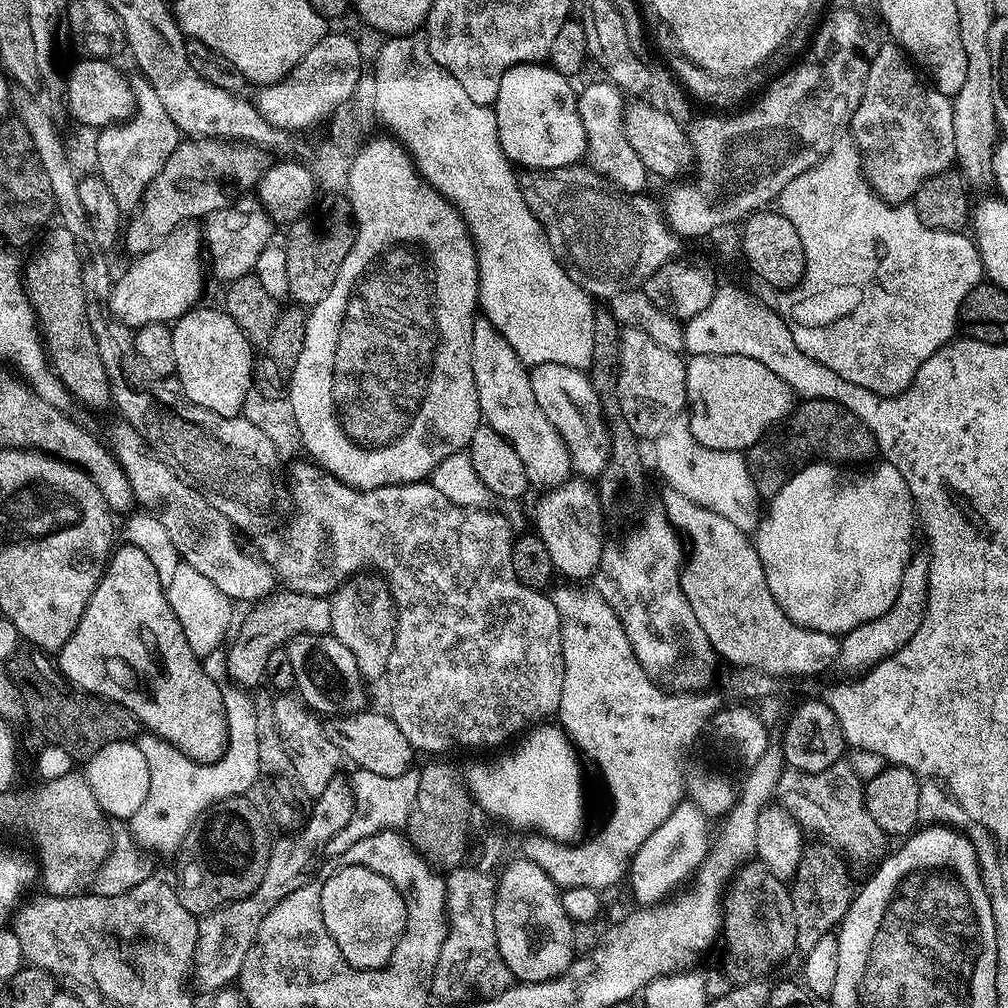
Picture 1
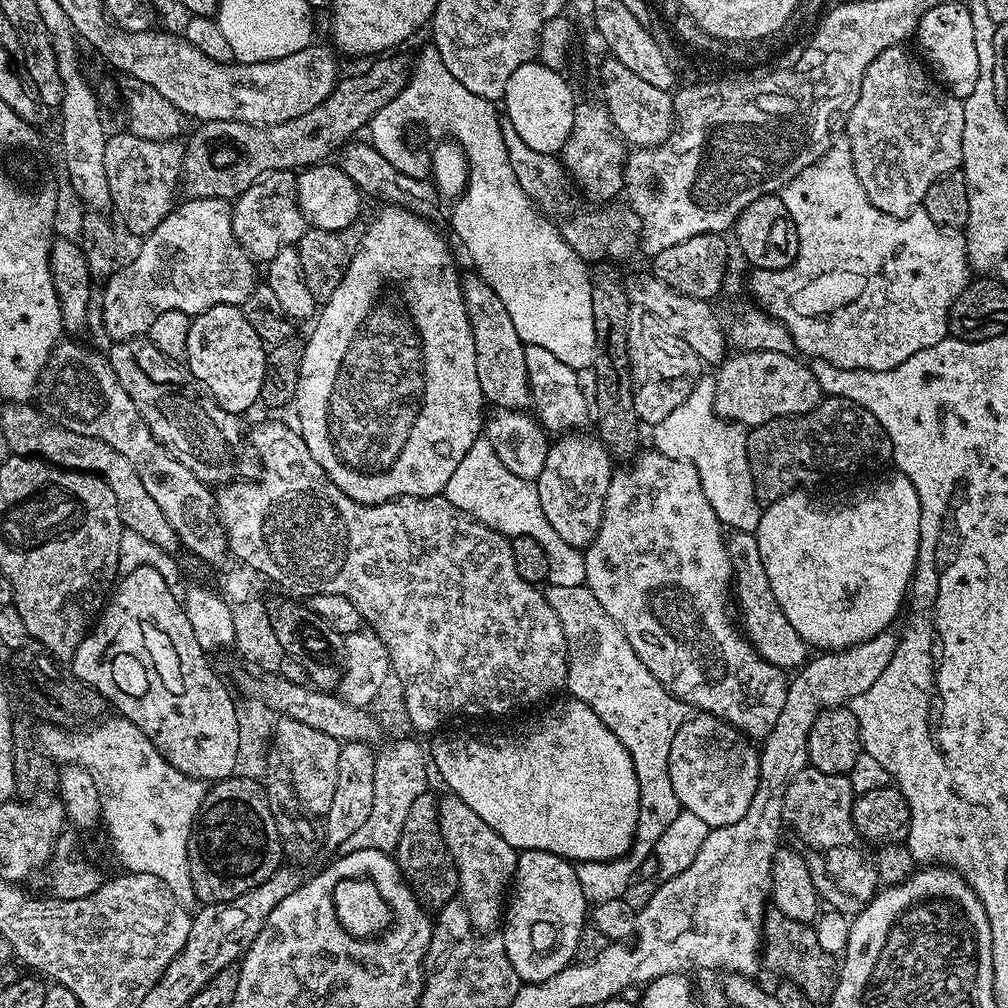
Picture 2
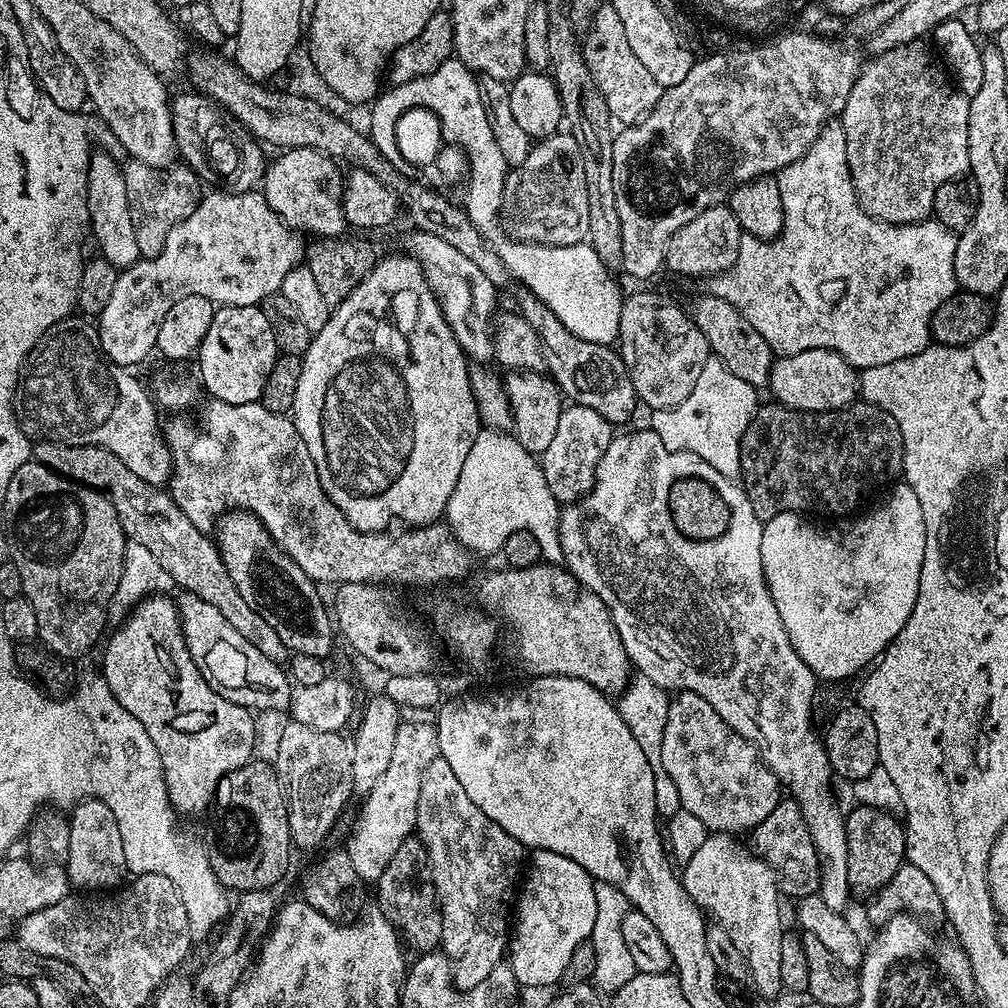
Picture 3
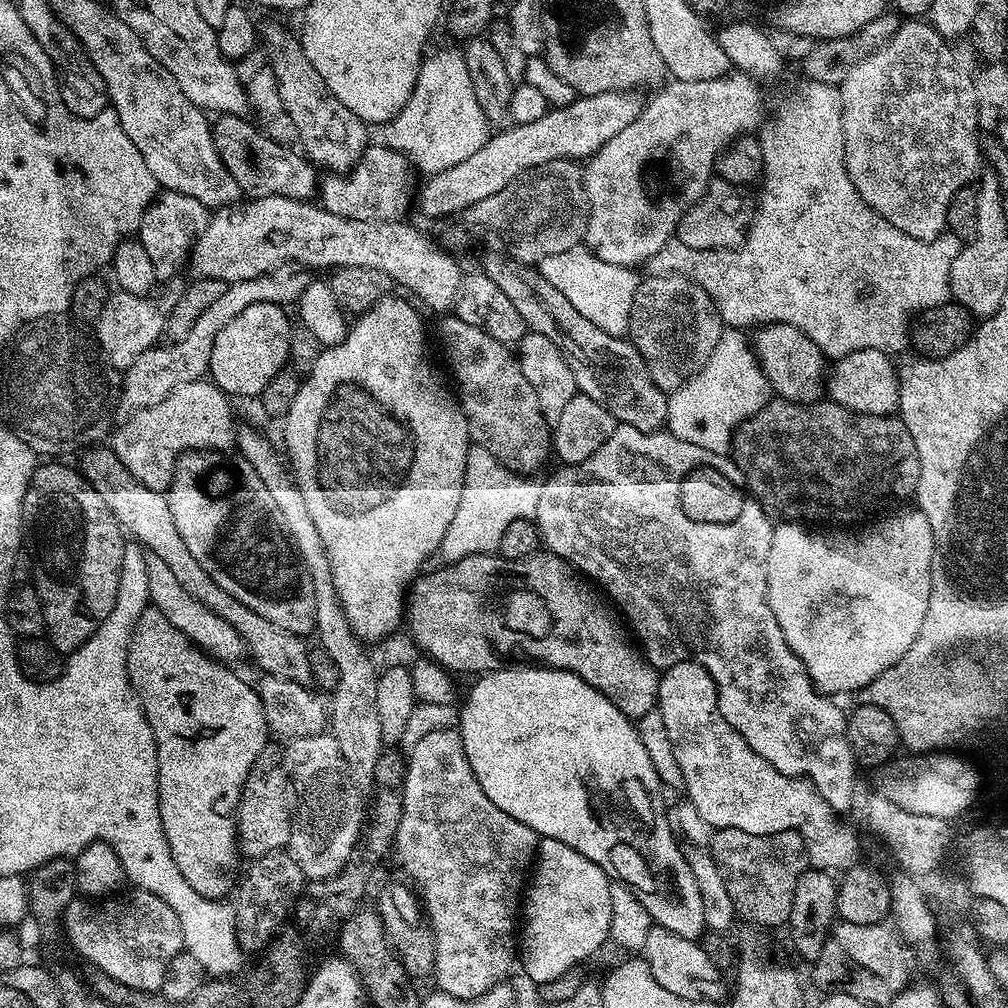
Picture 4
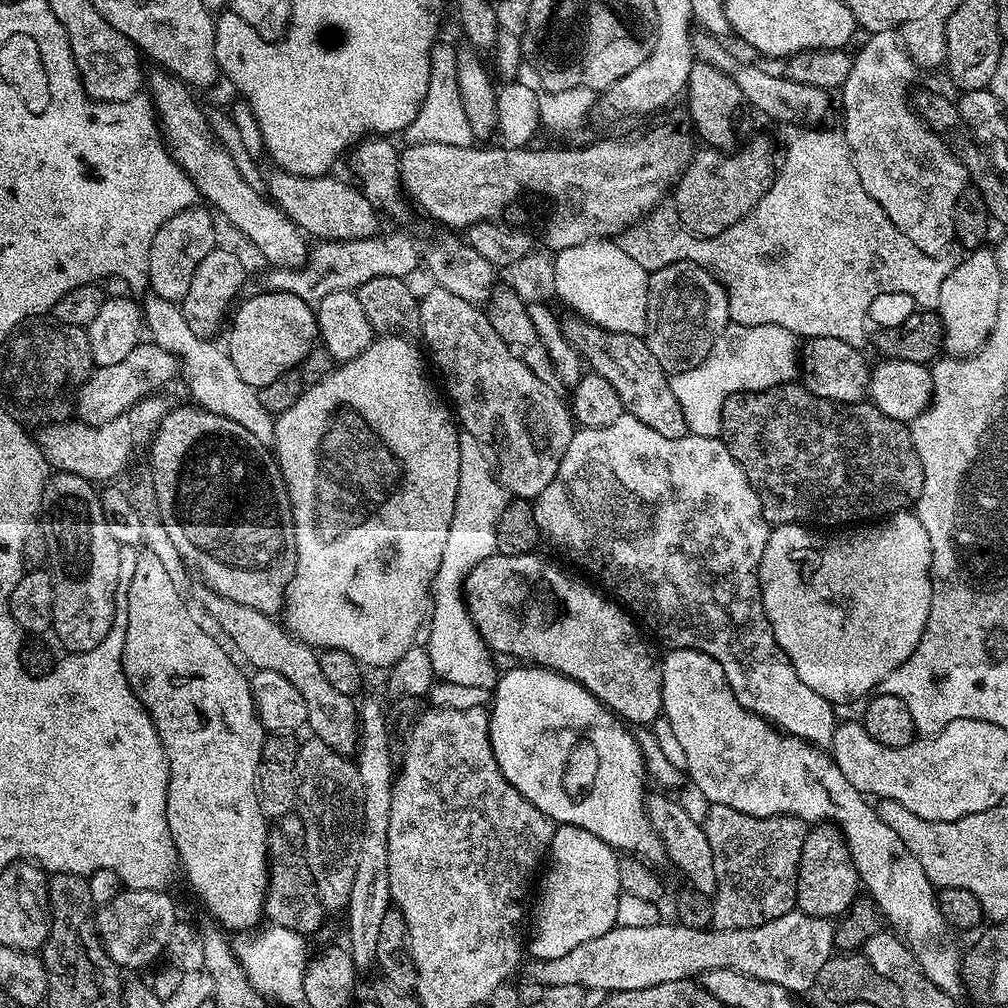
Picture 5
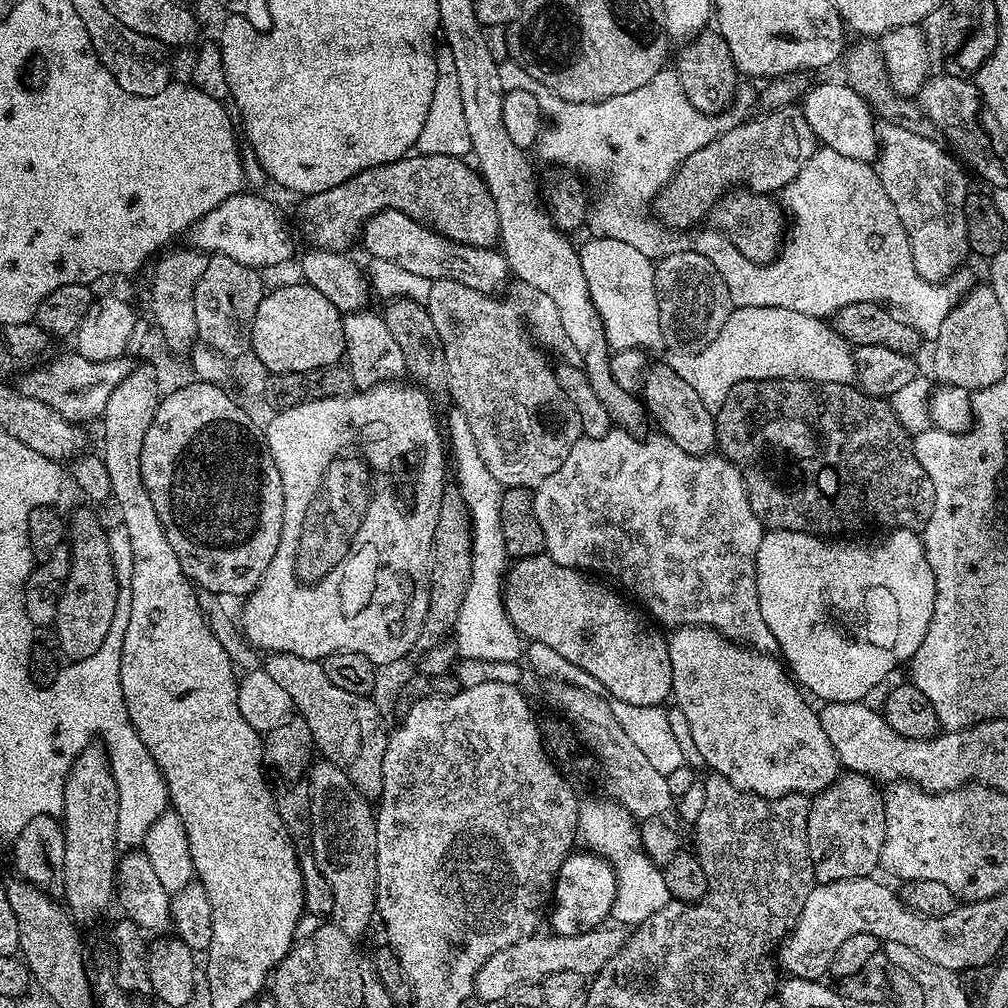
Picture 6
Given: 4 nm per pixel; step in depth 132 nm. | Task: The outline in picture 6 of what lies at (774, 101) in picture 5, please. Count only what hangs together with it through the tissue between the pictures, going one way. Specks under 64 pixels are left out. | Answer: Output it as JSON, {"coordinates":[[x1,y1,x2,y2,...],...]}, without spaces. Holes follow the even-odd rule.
{"coordinates":[[847,82,840,84,820,84,813,83,808,89,808,93,802,98,802,111,810,130,815,134,817,141,823,147,838,150,838,154,846,154,846,158,855,160,875,161,878,155,878,128,874,121,874,114,869,108,868,103,864,101,856,91,849,86]]}

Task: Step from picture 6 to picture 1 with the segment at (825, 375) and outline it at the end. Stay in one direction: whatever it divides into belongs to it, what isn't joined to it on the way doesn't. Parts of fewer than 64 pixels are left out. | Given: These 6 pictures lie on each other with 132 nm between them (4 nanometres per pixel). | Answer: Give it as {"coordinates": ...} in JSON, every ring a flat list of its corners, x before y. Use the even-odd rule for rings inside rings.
{"coordinates":[[684,418,672,420,670,426,666,426,666,430,662,430,662,434,655,437,654,444,656,444,656,468,671,491,690,498,690,502,698,502,698,506,706,510,714,510,714,514,722,514,726,522,734,522,734,526,738,526,743,532,755,533,756,525,762,519,762,504,756,495,756,484,748,472,748,461,741,453,703,448,690,434,687,419]]}

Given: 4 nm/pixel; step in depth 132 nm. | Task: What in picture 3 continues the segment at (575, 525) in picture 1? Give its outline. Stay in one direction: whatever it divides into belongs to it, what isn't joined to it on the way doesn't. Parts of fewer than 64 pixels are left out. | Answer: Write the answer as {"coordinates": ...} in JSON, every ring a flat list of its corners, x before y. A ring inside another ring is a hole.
{"coordinates":[[569,403,558,418,558,431,550,446,539,457,540,469,546,474,546,486,550,486,550,494,561,505,575,504,583,500,596,481,598,462,602,454,606,454,606,446,610,446,614,435,613,425,609,424,598,410,590,410,581,404]]}

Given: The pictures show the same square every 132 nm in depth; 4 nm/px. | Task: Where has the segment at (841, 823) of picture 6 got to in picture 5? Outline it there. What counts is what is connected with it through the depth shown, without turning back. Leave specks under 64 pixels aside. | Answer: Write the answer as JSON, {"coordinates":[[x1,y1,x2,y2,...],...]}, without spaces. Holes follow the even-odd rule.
{"coordinates":[[828,822,809,827,802,842,798,866,796,908,807,916,817,916,823,920,839,918,858,899,861,888,860,875,840,829]]}

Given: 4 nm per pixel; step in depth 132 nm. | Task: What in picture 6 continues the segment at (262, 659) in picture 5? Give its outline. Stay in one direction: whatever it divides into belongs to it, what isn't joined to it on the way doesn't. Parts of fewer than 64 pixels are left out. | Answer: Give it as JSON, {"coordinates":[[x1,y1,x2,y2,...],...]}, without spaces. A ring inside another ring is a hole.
{"coordinates":[[274,652,263,661,262,667,266,674,270,674,270,678,274,678,274,682,278,682,278,686,282,686,282,690,286,690,286,694,290,694,293,709,304,719,306,726,310,726,312,742,319,755,339,764,363,796,379,798,382,794,382,758,386,754,390,728,389,725,384,725,379,710,371,704,373,701,366,696,350,694,350,690,342,690,342,686,334,686,319,660,298,658,298,654]]}

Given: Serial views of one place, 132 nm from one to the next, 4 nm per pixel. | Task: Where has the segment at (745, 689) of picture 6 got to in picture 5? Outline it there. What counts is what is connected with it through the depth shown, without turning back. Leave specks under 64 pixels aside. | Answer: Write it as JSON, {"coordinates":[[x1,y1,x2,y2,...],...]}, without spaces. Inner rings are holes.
{"coordinates":[[674,648,665,653,664,660,662,656,659,661,664,703,662,714,670,722,682,751,686,753,686,776,690,783,706,794,709,804,730,806,754,818,796,816,812,826,831,822,839,828,860,875,863,891,879,908,881,917,893,924,889,925,902,937,934,986,946,994,959,997,960,987,964,988,966,984,965,978,960,977,960,948,952,941,953,929,944,921,937,889,930,878,926,878,922,862,910,854,906,842,902,842,902,838,898,838,898,834,882,822,871,803,867,804,869,801,865,793,846,782,846,774,838,770,835,760,823,747,807,744,797,736,789,736,773,728,767,720,746,711,738,698,734,698,726,682,726,674,722,674,722,666,718,666,710,654,702,654,693,648]]}

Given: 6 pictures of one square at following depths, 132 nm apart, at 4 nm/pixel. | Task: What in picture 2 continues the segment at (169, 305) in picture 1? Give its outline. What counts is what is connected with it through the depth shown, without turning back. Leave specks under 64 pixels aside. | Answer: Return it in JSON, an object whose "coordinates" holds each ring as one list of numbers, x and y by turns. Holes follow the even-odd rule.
{"coordinates":[[218,198,185,199,177,203,173,212,158,222,156,229,143,237,139,244,136,257,128,265,125,263,117,267,116,273,103,285,104,309,100,316,104,319,104,332,109,341,143,337,154,318,158,318,158,314,166,314,166,310,182,310,187,316,194,317,219,304,243,305,245,298,258,286,257,265,237,242,232,229,232,204,229,201]]}

